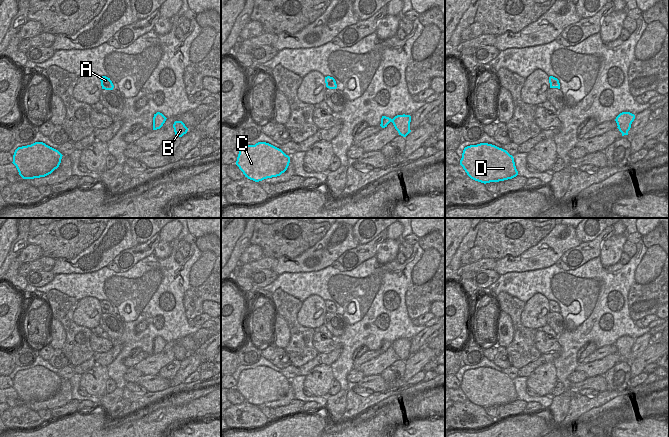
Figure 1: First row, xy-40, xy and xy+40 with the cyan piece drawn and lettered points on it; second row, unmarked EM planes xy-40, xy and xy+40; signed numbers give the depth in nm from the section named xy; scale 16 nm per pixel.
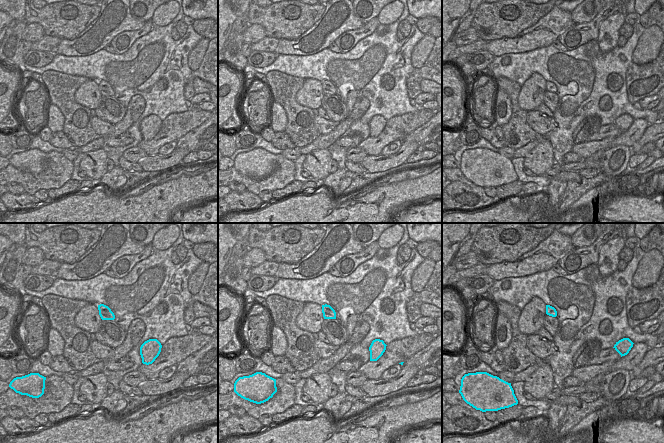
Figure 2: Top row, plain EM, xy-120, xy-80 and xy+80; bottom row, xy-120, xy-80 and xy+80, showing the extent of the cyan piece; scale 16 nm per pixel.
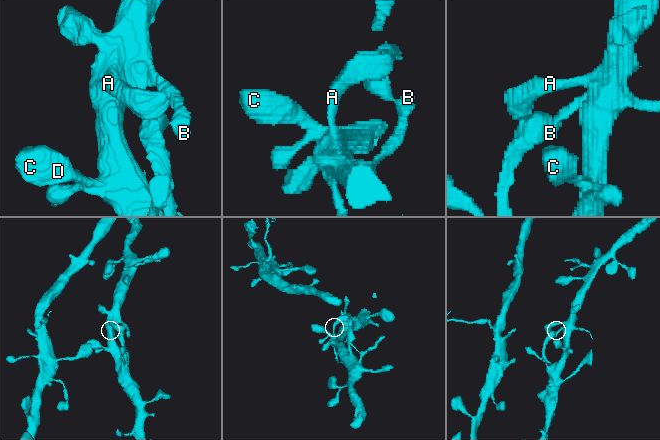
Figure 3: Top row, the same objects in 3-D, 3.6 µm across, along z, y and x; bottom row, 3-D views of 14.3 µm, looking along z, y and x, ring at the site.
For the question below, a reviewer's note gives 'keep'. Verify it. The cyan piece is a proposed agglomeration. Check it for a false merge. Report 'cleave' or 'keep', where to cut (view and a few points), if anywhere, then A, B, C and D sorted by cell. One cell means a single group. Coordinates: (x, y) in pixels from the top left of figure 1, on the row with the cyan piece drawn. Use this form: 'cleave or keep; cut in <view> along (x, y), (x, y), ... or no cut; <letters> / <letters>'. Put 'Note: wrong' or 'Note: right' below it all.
keep; no cut; A B C D
Note: right

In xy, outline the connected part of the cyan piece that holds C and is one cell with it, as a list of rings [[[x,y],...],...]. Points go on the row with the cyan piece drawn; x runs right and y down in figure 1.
[[[266,142],[241,147],[236,161],[245,177],[255,182],[280,176],[289,163],[288,155]]]

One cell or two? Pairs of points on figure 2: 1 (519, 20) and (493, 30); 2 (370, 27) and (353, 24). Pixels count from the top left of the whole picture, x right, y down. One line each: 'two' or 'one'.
1: one
2: two

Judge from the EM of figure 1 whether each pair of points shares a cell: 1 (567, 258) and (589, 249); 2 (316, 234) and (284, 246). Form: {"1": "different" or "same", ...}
{"1": "same", "2": "same"}

